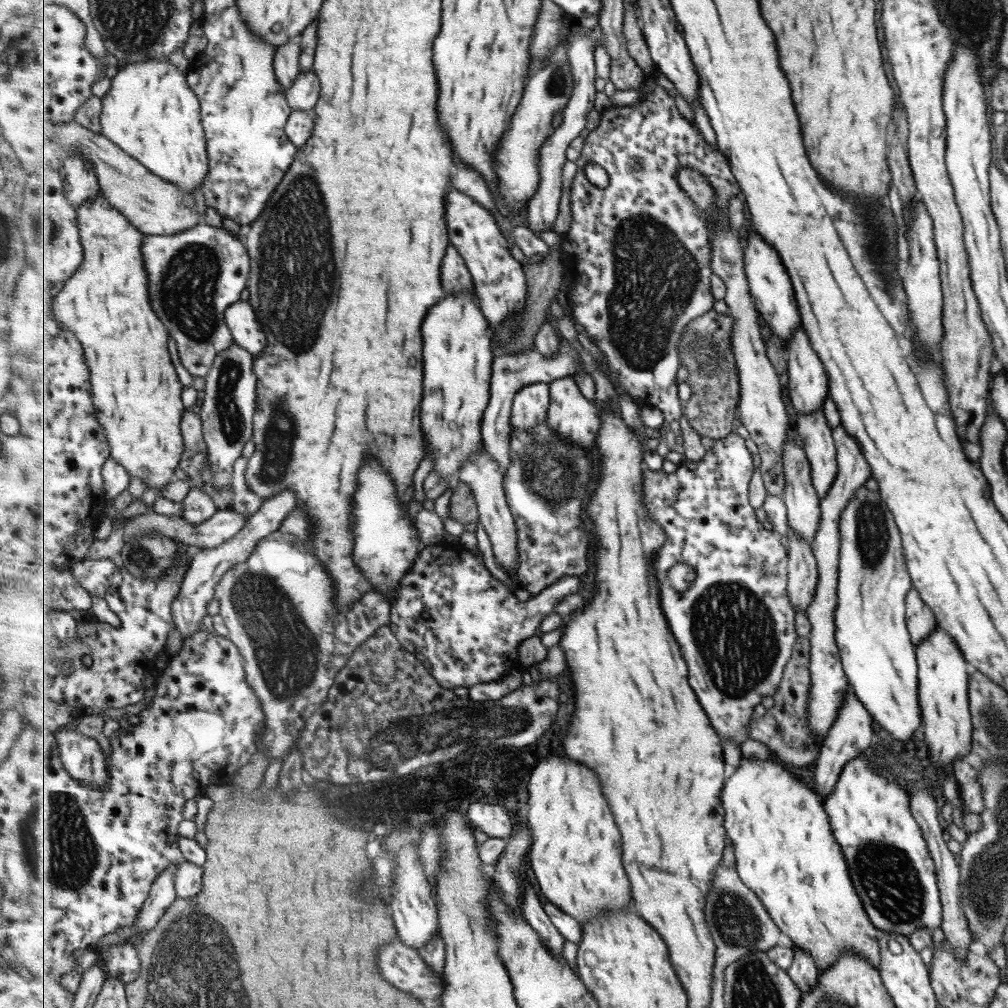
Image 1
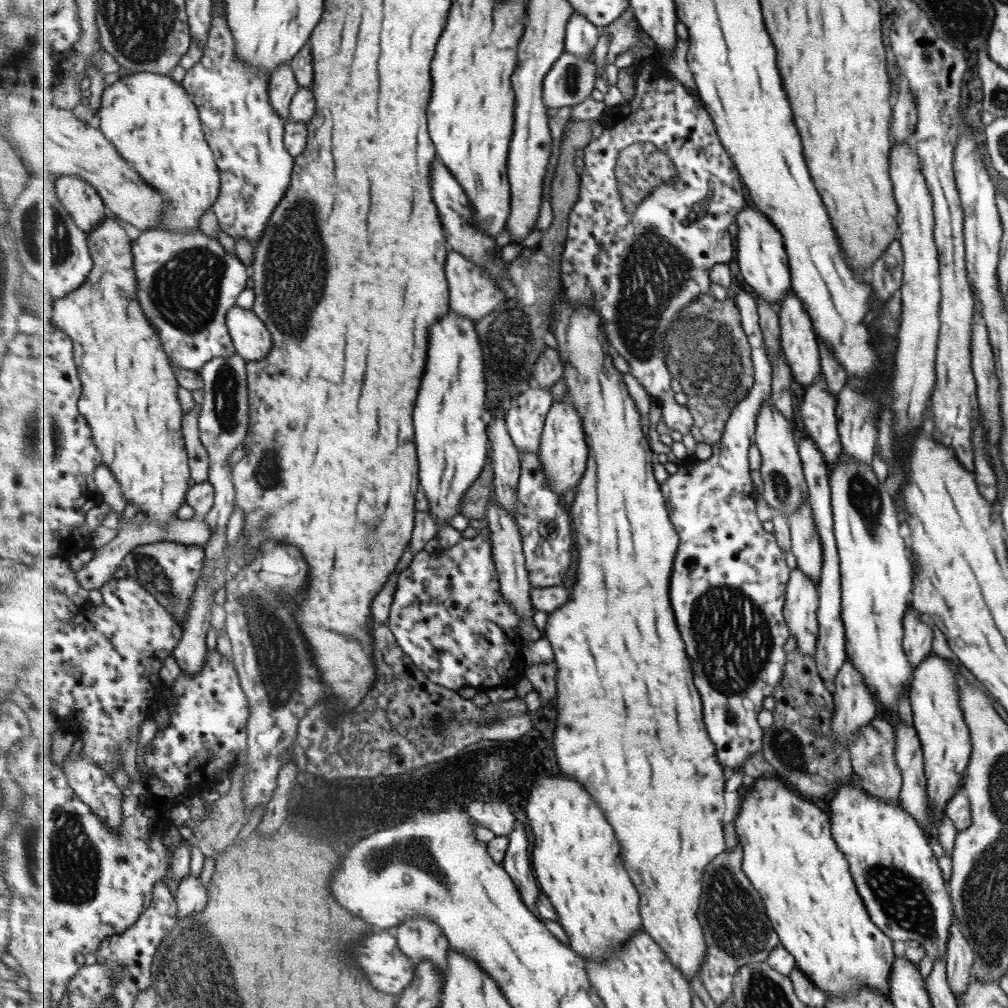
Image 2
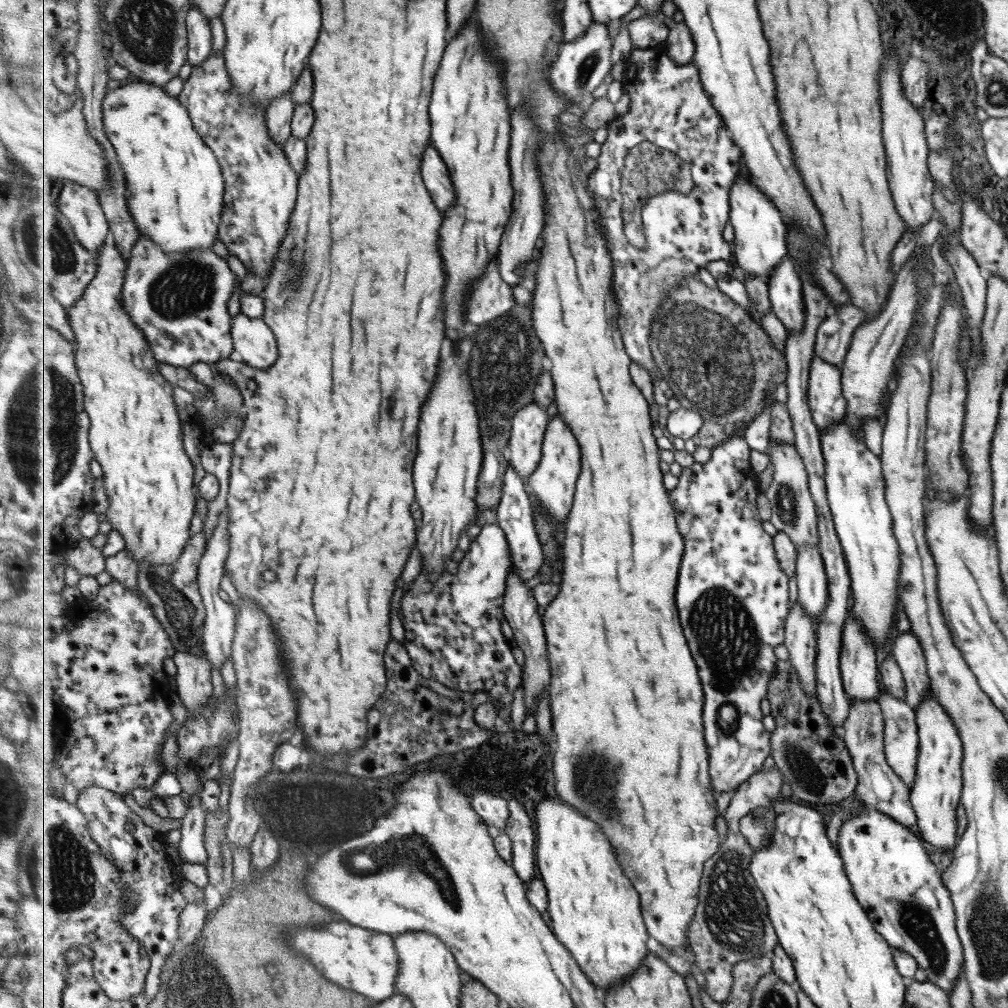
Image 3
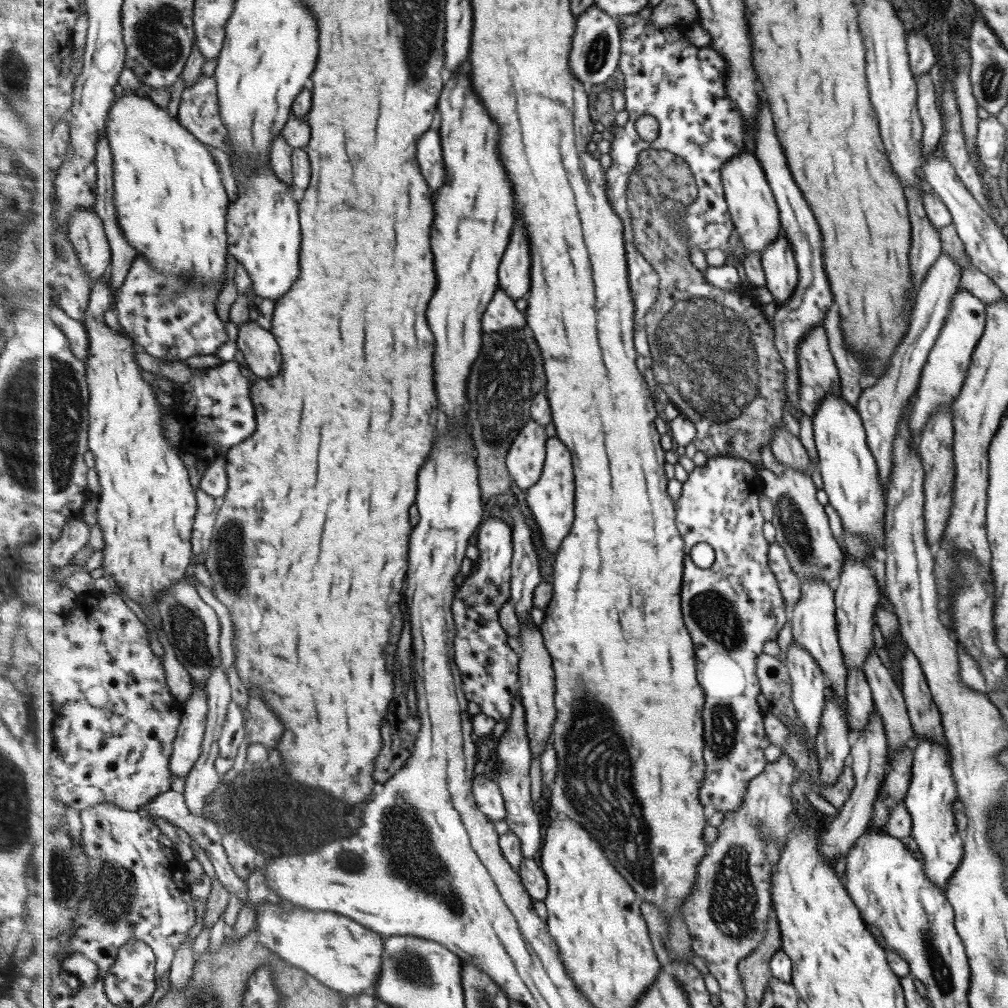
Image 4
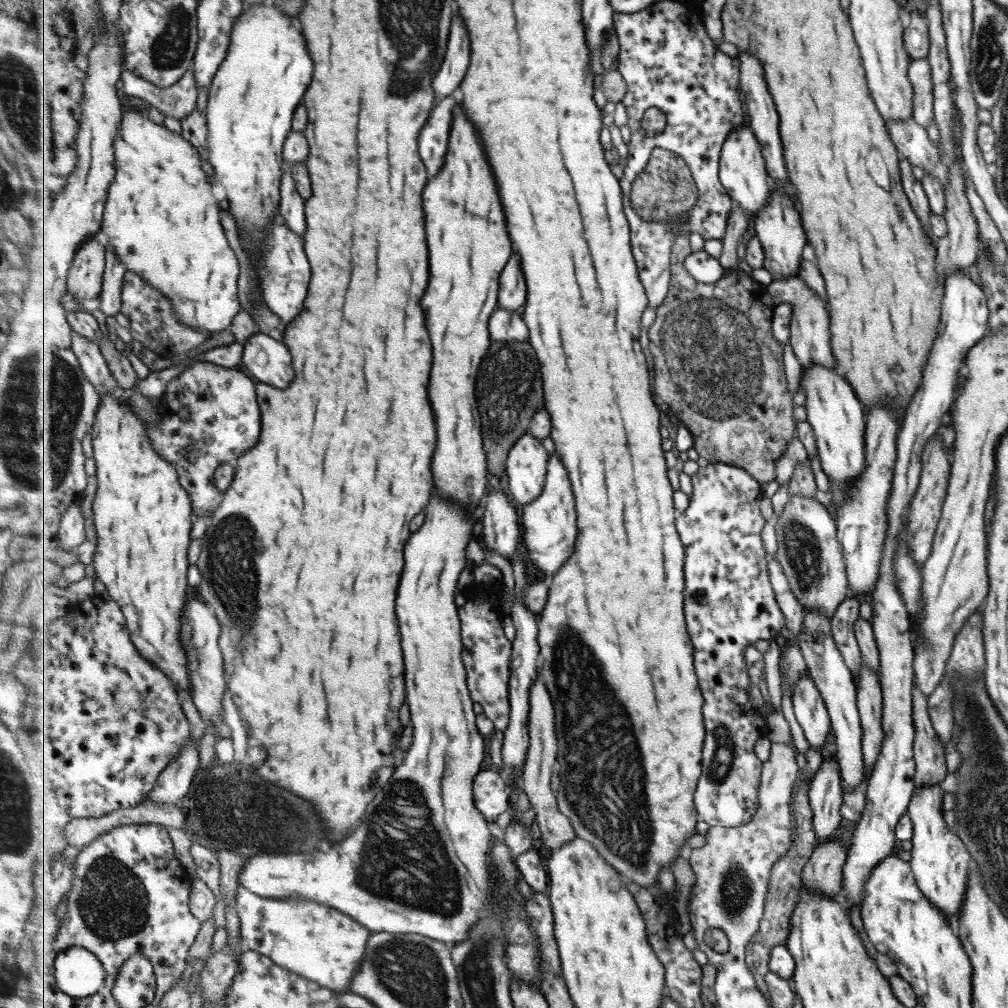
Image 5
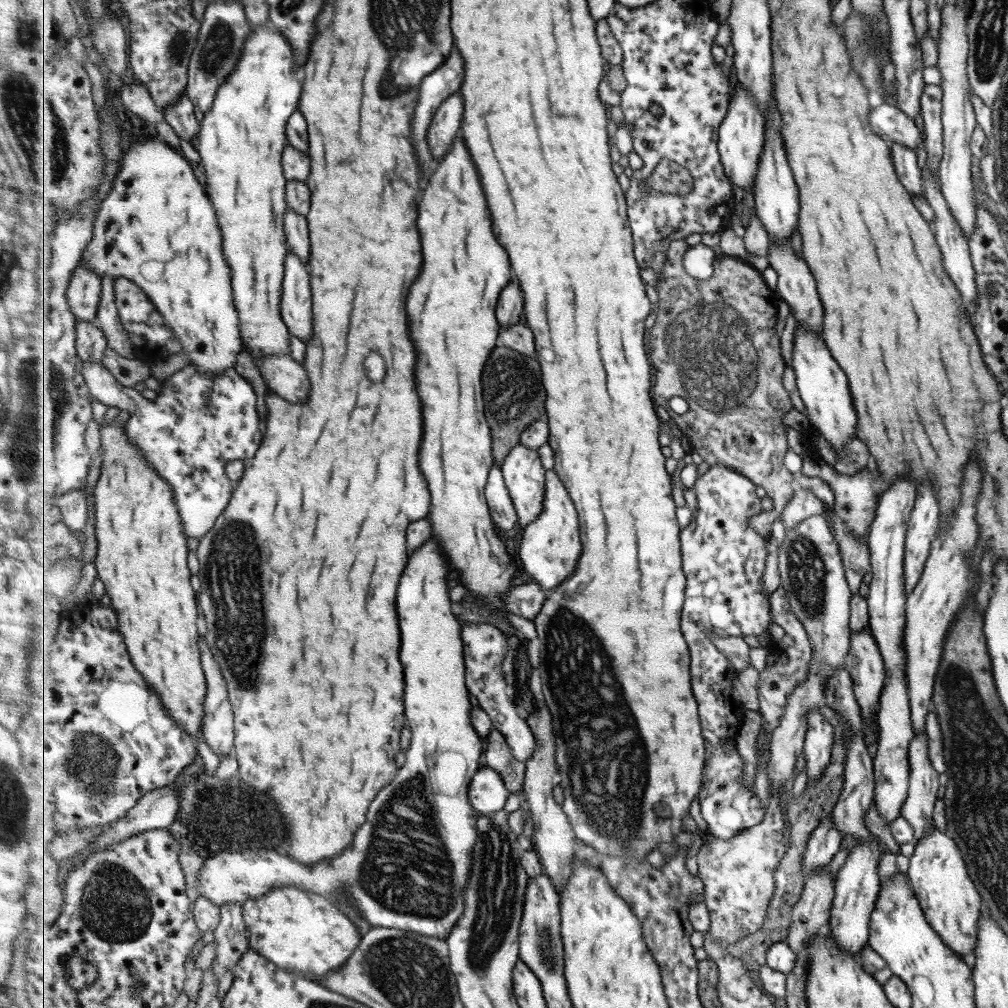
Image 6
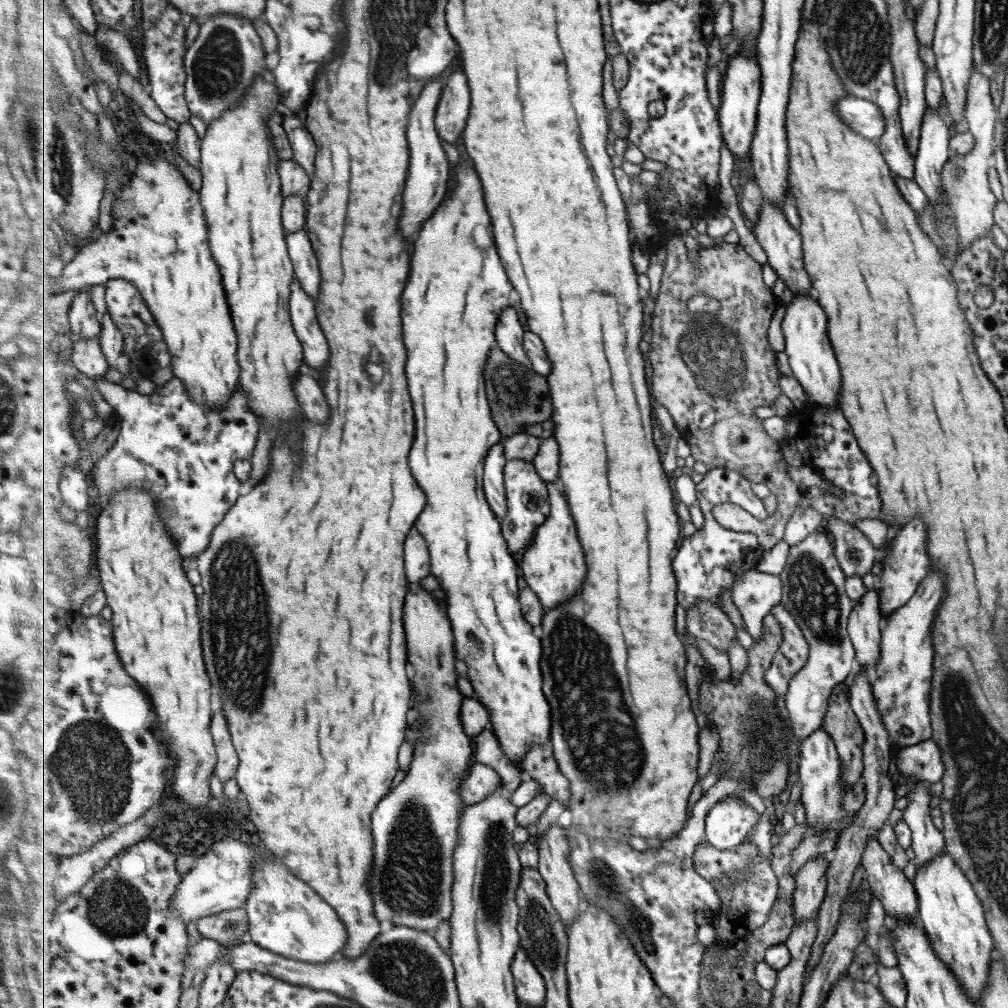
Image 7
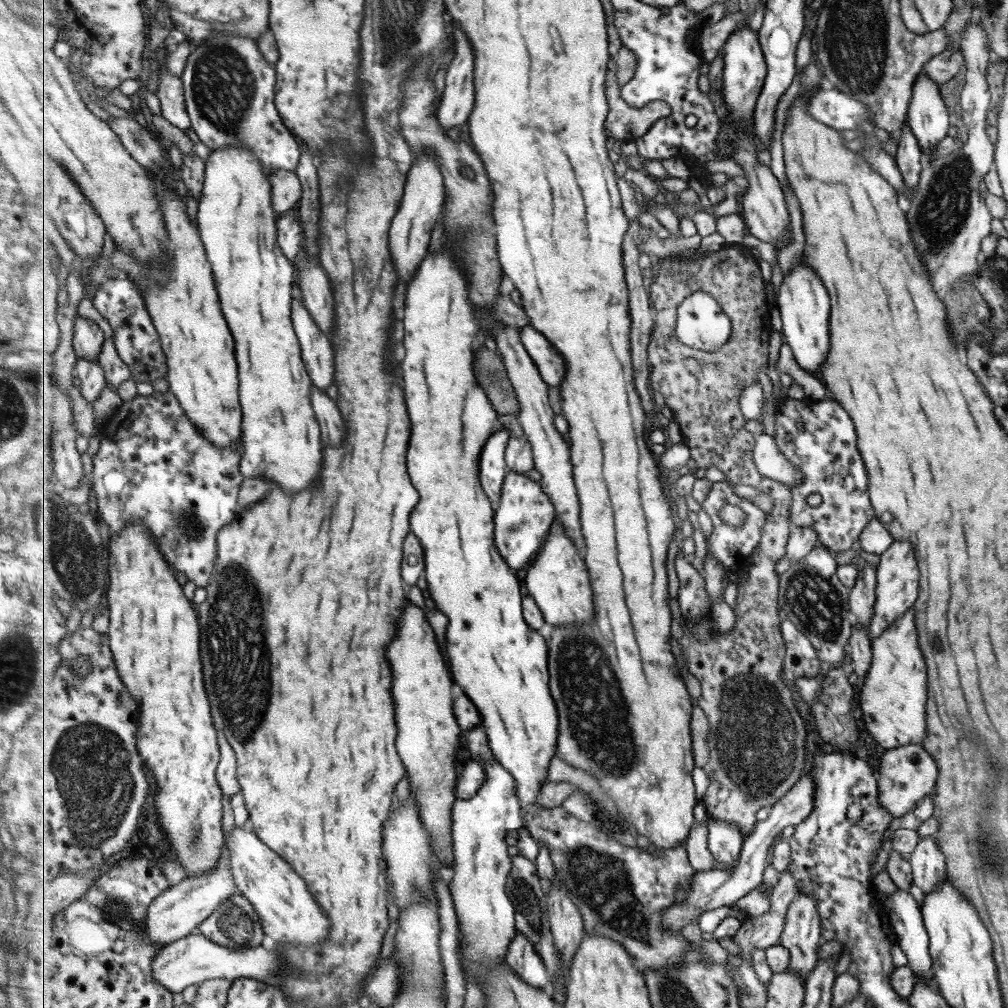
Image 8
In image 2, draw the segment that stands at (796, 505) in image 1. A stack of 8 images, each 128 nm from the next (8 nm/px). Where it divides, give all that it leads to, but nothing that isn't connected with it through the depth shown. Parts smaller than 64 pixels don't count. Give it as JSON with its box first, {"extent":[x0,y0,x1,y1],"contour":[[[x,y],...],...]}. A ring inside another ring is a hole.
{"extent":[790,498,822,584],"contour":[[[807,498],[802,500],[800,510],[790,518],[790,529],[792,532],[792,554],[796,557],[796,566],[804,570],[805,576],[818,584],[822,552]]]}

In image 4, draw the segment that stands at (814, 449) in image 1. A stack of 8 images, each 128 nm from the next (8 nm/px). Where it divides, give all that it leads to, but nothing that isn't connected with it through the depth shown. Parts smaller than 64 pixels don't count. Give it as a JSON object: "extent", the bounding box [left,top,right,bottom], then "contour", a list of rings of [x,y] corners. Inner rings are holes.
{"extent":[799,324,840,417],"contour":[[[822,324],[802,338],[799,363],[800,412],[811,417],[825,393],[840,396],[839,377]]]}

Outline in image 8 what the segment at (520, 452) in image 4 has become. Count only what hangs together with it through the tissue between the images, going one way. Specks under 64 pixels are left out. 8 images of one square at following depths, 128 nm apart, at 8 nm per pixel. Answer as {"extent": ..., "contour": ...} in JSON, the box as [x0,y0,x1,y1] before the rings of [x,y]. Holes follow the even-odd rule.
{"extent":[496,473,556,571],"contour":[[[507,473],[500,503],[496,511],[496,545],[501,556],[512,566],[513,571],[530,567],[547,541],[556,520],[556,505],[544,491],[540,481],[533,481],[526,473]]]}

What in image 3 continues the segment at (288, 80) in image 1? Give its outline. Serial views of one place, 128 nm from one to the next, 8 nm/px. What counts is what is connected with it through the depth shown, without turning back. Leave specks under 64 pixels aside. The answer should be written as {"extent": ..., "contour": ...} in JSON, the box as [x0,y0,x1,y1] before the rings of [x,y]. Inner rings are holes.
{"extent":[266,91,296,149],"contour":[[[291,91],[277,97],[266,109],[269,132],[271,132],[273,140],[283,146],[283,149],[293,135],[292,118],[296,107]]]}

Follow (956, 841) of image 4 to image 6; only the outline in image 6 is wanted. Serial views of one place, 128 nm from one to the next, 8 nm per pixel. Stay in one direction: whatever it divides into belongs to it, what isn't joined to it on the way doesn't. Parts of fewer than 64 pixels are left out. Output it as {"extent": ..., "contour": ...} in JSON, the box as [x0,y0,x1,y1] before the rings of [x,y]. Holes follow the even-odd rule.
{"extent":[905,826,983,963],"contour":[[[932,826],[925,837],[917,839],[913,854],[907,861],[905,877],[925,914],[927,924],[957,956],[970,963],[976,947],[977,921],[983,907],[957,845]]]}

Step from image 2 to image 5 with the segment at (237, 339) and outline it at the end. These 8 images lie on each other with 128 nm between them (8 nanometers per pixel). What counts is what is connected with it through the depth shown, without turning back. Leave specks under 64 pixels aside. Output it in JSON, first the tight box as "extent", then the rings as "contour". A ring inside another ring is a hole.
{"extent":[244,332,297,388],"contour":[[[259,332],[249,337],[244,347],[244,366],[260,383],[289,388],[297,376],[293,370],[293,356],[289,349],[287,344]]]}

